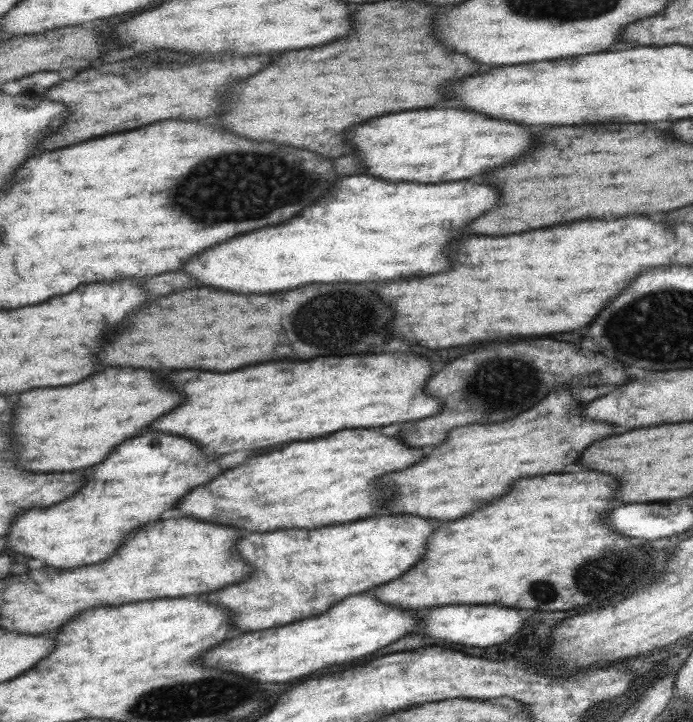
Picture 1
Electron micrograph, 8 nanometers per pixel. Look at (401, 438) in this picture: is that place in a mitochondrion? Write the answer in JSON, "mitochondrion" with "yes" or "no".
{"mitochondrion":"no"}

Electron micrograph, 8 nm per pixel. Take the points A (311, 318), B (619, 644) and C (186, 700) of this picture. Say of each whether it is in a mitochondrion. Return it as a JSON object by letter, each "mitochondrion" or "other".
{"A":"mitochondrion","B":"other","C":"mitochondrion"}

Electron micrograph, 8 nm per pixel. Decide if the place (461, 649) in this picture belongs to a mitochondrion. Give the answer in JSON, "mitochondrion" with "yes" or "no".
{"mitochondrion":"no"}

